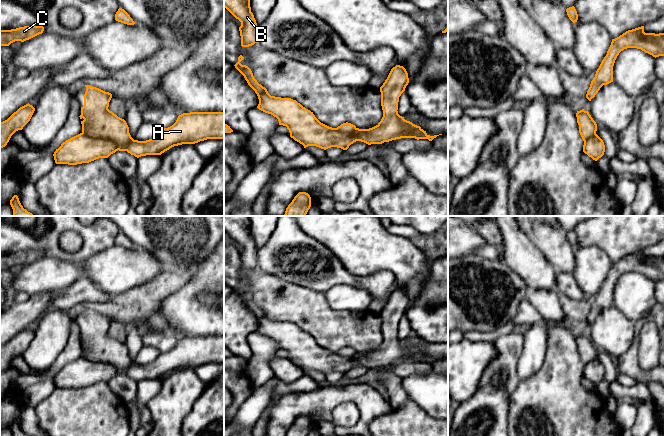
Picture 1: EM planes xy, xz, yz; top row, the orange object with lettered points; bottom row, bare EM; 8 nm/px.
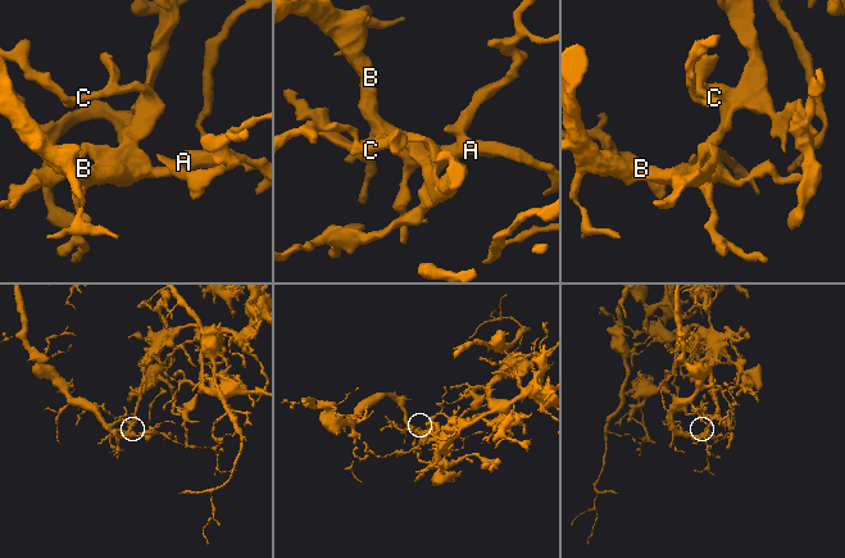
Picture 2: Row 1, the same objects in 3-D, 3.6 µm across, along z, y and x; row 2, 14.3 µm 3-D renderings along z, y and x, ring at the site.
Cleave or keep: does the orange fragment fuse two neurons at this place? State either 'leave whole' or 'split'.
split

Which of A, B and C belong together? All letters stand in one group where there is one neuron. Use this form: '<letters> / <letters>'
A B / C

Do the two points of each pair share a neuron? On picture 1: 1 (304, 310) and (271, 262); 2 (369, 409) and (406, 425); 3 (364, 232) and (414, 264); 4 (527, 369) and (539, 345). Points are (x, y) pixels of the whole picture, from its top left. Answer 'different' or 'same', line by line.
1: different
2: different
3: same
4: same

